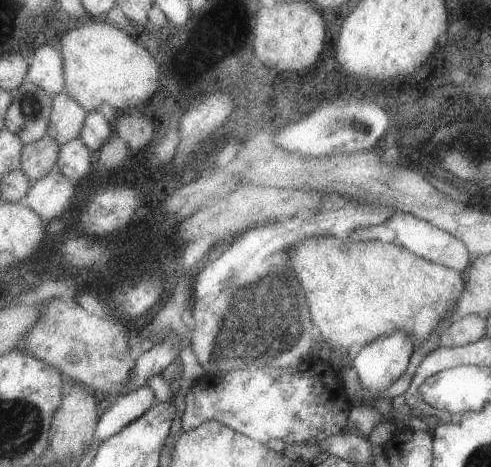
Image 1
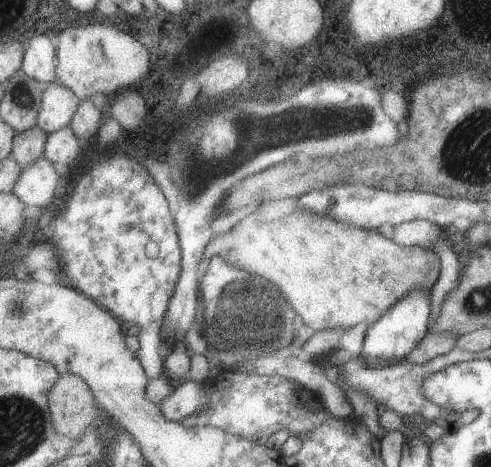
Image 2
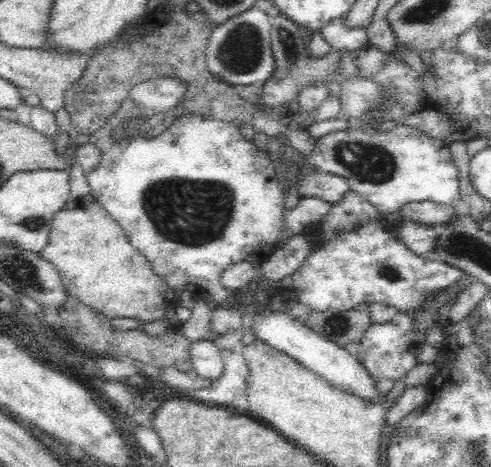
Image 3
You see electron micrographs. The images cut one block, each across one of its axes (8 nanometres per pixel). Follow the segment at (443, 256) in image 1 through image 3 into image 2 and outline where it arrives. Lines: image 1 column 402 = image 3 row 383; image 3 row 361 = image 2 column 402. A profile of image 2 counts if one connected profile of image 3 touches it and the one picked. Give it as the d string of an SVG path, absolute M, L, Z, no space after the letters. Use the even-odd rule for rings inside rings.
M427 220L403 222L401 226L395 228L395 242L399 242L399 246L405 244L405 246L423 248L425 244L439 240L441 236L443 236L443 228L439 228Z

